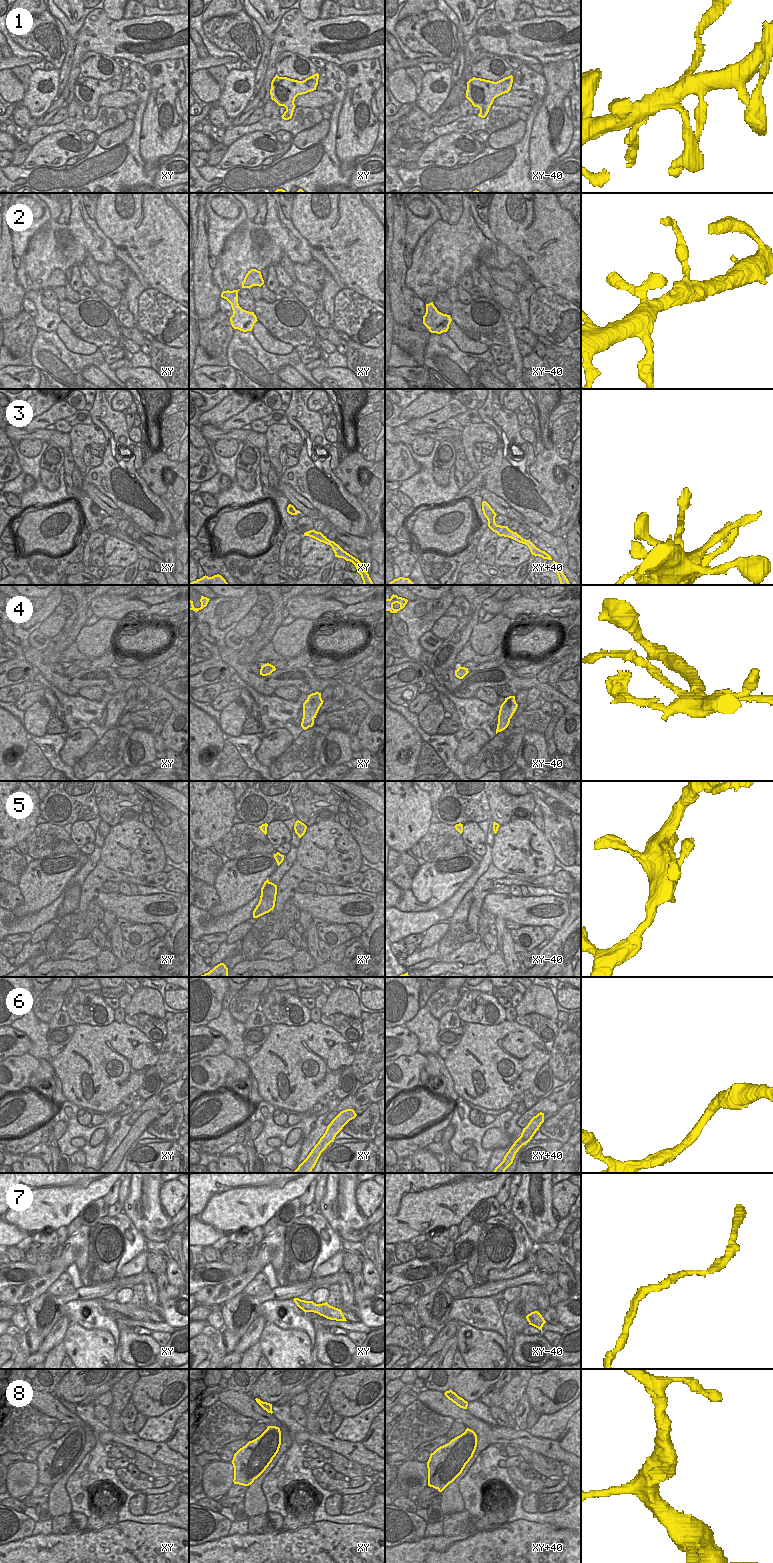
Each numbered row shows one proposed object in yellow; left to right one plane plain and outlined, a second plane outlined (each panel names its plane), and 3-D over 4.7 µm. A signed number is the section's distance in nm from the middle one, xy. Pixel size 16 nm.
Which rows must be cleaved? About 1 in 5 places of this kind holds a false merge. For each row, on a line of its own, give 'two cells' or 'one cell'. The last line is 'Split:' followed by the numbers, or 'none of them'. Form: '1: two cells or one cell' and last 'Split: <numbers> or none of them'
1: one cell
2: one cell
3: two cells
4: two cells
5: one cell
6: one cell
7: one cell
8: one cell
Split: 3, 4

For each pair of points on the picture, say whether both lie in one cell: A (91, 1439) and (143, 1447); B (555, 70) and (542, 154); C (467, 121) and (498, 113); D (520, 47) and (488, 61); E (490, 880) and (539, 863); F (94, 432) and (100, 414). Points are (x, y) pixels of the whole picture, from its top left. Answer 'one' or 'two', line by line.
A: one
B: one
C: one
D: two
E: two
F: two

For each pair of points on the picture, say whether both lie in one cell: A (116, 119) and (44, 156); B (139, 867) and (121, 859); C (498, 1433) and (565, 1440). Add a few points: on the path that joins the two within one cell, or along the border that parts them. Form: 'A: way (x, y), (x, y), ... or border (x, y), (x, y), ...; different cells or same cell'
A: border (55, 132), (74, 131), (78, 134); different cells
B: way (135, 863), (131, 859), (125, 859); same cell
C: border (556, 1440), (563, 1449), (570, 1453); different cells

